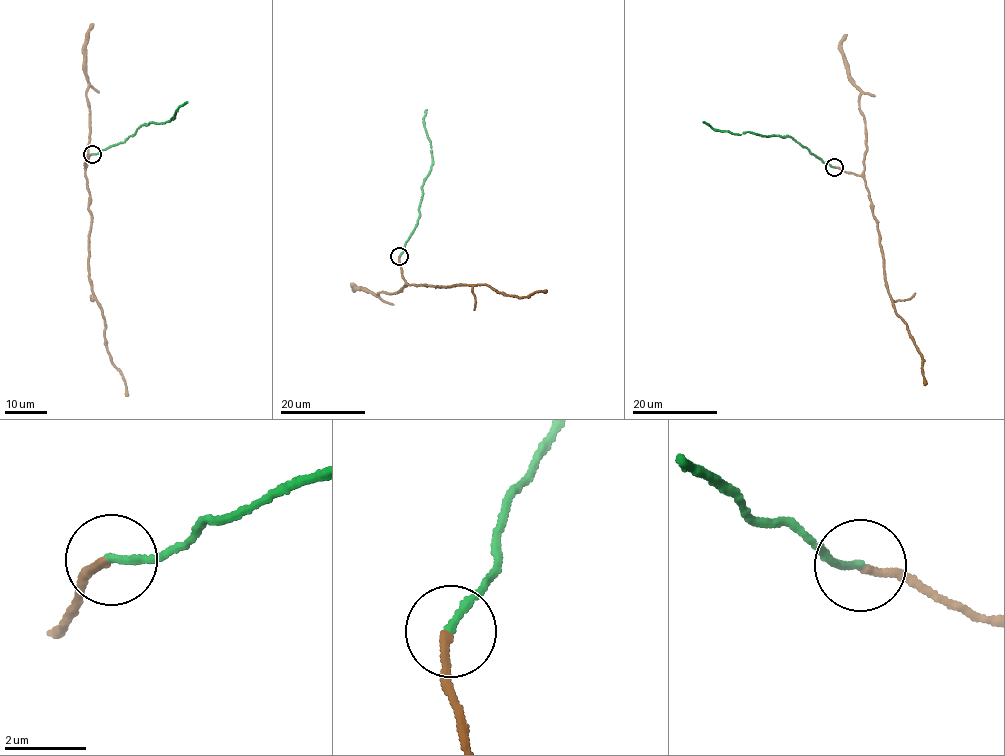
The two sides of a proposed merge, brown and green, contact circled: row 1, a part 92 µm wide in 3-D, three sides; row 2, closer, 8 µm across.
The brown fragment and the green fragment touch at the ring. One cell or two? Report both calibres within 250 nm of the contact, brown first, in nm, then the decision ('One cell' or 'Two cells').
Thickness 200 nm (brown) against 180 nm. One cell

